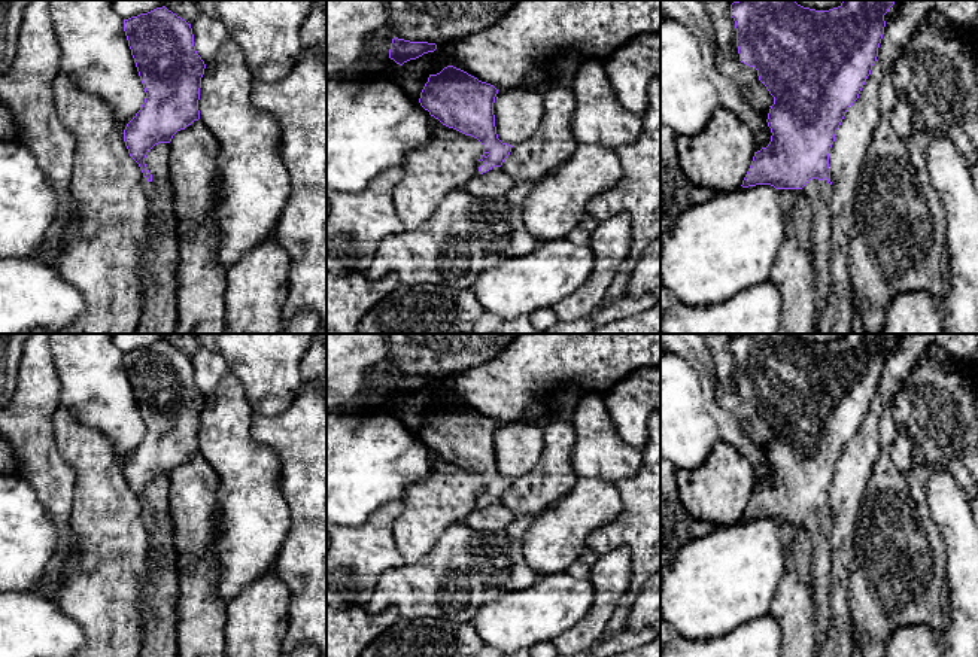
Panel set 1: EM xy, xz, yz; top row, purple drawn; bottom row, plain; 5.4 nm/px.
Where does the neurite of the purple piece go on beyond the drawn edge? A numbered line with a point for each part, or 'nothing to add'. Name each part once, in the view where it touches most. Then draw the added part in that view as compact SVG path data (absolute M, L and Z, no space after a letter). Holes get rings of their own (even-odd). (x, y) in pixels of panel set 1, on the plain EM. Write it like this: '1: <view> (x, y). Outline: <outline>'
1: yz (819, 525). Outline: M811 512L802 524L814 536L813 605L815 617L815 645L817 651L820 651L826 641L826 630L830 620L830 533L833 524L827 512Z

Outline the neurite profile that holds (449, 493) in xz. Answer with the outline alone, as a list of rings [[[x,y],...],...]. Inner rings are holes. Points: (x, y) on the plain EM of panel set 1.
[[[435,453],[428,477],[406,489],[404,511],[394,523],[394,539],[406,565],[416,563],[452,524],[477,508],[483,478]]]

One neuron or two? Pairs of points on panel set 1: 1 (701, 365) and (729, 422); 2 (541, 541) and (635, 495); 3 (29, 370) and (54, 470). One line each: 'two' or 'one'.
1: one
2: two
3: one

